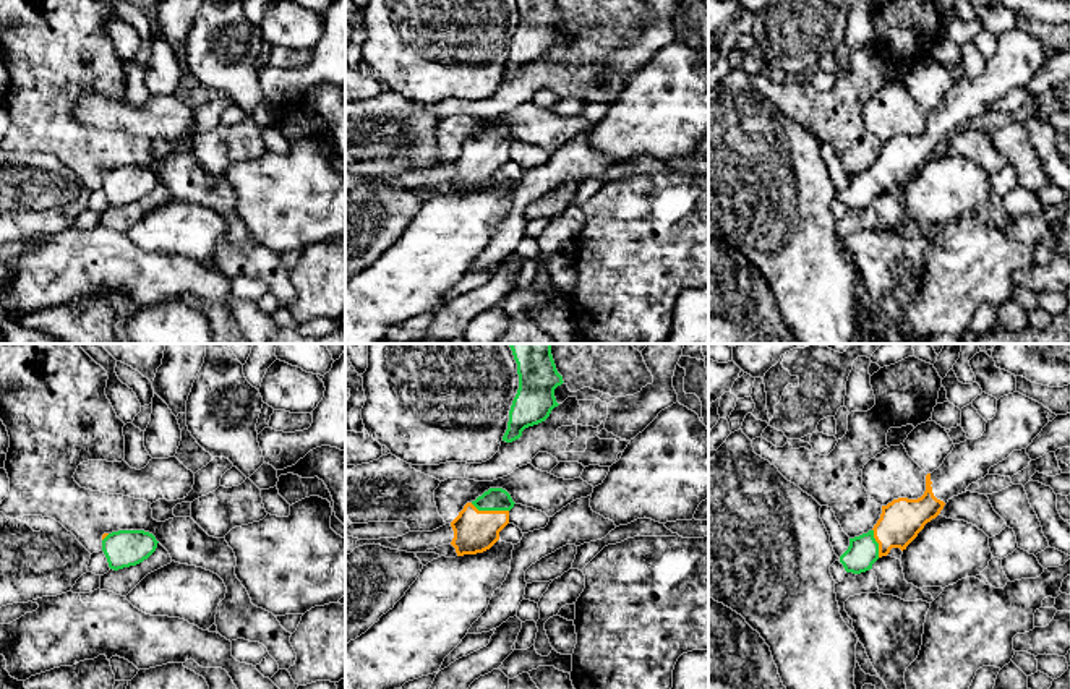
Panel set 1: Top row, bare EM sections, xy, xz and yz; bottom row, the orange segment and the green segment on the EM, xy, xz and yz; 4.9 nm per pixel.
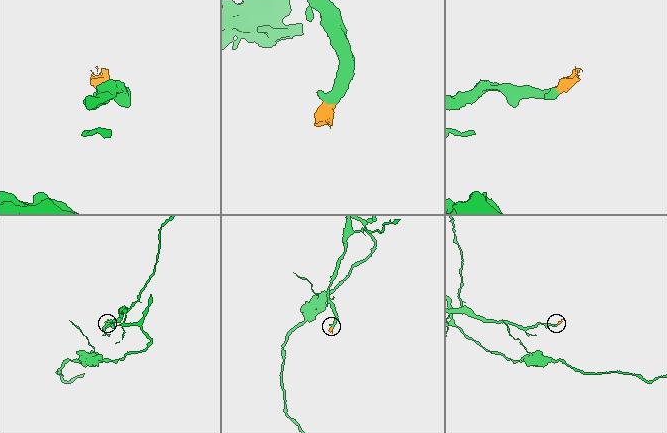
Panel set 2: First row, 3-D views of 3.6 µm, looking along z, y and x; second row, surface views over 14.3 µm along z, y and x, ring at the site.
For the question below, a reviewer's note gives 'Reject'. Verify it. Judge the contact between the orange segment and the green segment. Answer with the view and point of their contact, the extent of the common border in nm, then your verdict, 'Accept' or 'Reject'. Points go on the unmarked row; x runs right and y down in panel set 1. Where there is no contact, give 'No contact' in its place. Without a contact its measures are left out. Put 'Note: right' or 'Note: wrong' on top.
Note: wrong
Touches orange at xz (490, 148). Shared border 200 nm. Accept

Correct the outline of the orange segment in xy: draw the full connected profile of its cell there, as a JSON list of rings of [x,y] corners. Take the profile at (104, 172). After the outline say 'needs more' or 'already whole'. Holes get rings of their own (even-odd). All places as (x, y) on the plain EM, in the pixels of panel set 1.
[[[118,167],[102,172],[102,188],[113,208],[136,203],[157,185],[157,177],[144,167]]] | needs more

